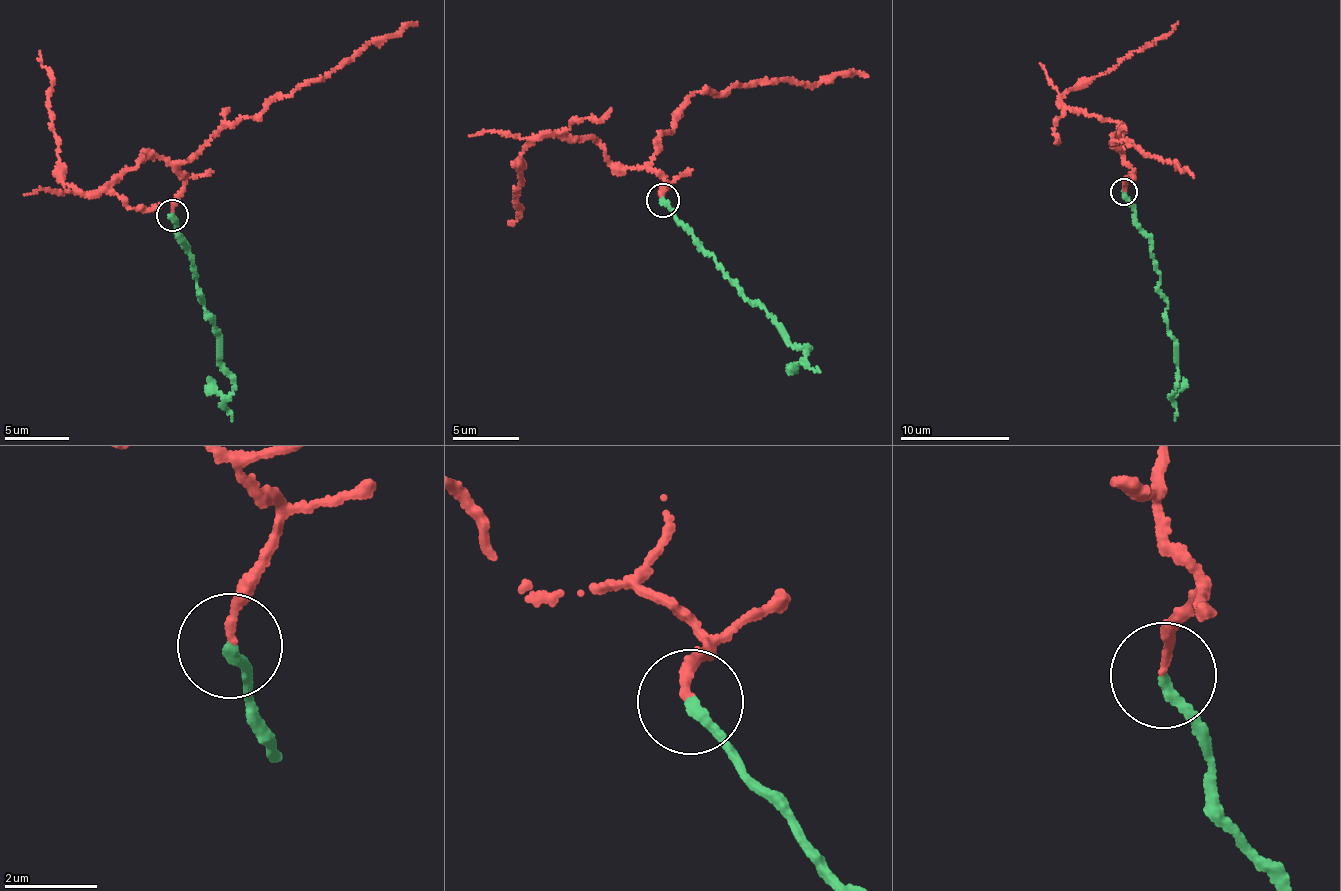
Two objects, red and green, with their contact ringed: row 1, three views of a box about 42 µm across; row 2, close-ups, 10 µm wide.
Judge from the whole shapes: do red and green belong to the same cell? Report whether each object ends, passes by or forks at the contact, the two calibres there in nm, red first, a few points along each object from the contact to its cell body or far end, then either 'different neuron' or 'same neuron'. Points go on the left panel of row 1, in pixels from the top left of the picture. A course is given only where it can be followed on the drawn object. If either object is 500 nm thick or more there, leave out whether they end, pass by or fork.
red ends there; green ends there; 170 nm thick on the red side, 200 nm on the other; red runs (173, 213), (186, 178), (177, 165), (224, 126), (260, 115), (272, 98), (329, 76), (366, 45), (416, 25); green runs (173, 216), (218, 334), (221, 370), (232, 380), (225, 400), (232, 421); different neuron

